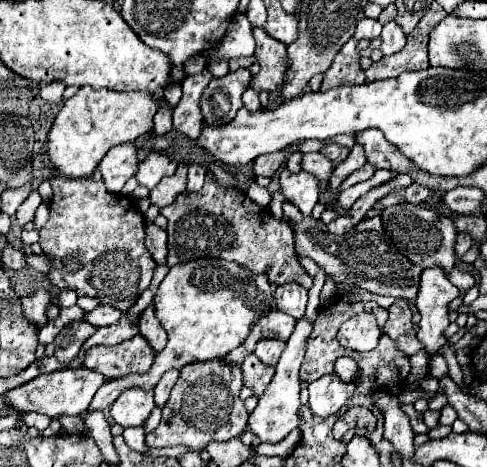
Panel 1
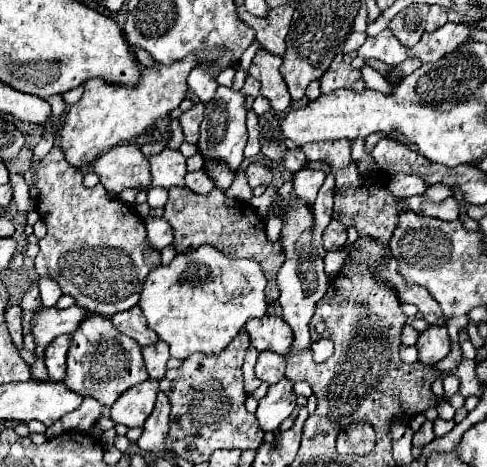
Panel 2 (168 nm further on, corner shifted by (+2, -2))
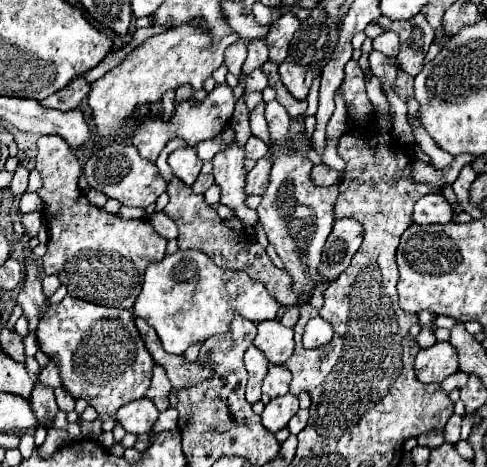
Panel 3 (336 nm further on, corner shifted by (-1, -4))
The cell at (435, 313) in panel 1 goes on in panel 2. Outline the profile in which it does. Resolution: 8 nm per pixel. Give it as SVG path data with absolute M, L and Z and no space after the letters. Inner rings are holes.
M431 325L427 331L421 333L417 349L419 349L419 361L423 365L433 367L437 361L445 359L451 351L451 339L447 335L447 329L443 325Z

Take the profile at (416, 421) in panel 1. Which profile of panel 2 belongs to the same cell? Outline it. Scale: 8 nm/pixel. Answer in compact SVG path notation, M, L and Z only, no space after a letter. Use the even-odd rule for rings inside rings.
M425 421L423 423L423 427L413 435L413 445L415 447L425 447L427 443L431 443L435 439L435 435L433 435L433 421Z

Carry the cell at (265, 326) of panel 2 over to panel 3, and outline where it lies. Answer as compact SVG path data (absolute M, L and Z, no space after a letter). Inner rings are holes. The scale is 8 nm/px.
M276 319L262 321L258 323L258 335L254 339L254 345L272 365L282 365L294 353L294 333Z

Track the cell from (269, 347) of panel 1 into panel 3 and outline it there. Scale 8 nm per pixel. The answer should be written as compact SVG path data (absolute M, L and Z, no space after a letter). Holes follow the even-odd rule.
M270 365L268 373L264 377L264 383L262 383L262 393L270 395L270 397L284 395L284 393L288 393L290 379L292 379L292 375L284 365Z

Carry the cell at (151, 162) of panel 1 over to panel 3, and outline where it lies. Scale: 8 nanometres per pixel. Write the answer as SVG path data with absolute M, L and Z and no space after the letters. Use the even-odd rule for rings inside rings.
M190 147L172 151L168 157L168 165L170 165L174 177L178 177L188 187L192 187L192 183L196 181L196 177L200 175L200 169L202 169L202 161L198 159L196 151Z

